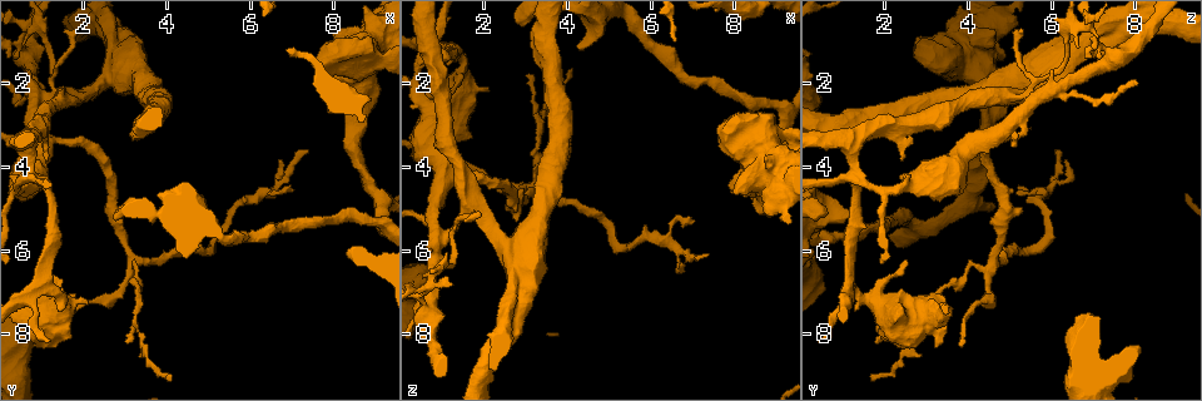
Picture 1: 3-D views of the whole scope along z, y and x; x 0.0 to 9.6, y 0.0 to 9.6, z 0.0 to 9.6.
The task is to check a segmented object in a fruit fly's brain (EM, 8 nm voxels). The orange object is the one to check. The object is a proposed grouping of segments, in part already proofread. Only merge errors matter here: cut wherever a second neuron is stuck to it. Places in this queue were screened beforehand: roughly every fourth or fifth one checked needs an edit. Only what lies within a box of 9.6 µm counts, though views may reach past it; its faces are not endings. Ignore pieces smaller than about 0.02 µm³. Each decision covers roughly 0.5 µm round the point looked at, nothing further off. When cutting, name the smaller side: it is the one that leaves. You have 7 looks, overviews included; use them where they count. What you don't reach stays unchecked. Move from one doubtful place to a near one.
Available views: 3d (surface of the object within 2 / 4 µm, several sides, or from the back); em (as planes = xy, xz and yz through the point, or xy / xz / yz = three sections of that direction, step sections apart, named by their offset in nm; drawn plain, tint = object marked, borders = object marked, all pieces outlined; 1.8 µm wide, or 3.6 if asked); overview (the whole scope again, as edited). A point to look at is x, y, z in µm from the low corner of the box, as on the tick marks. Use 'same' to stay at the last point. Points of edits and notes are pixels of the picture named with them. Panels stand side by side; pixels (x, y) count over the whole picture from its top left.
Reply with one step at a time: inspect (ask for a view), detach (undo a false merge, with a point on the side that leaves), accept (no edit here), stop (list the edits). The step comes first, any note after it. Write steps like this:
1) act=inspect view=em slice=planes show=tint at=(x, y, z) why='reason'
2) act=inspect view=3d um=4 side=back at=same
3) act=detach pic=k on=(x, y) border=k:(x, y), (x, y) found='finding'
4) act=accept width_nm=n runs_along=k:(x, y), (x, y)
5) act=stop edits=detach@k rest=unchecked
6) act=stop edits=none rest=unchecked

act=inspect view=em slice=planes show=tint at=(0.70, 4.35, 2.75) why='sudden change in width'

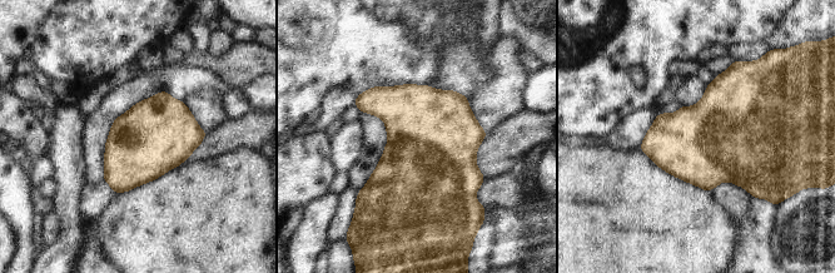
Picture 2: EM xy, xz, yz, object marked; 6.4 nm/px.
act=accept found='continuous, no second neuron'

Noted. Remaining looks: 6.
act=inspect view=em um=3.6 slice=planes show=tint at=(1.15, 6.70, 1.15) why='two arms at a narrow angle'

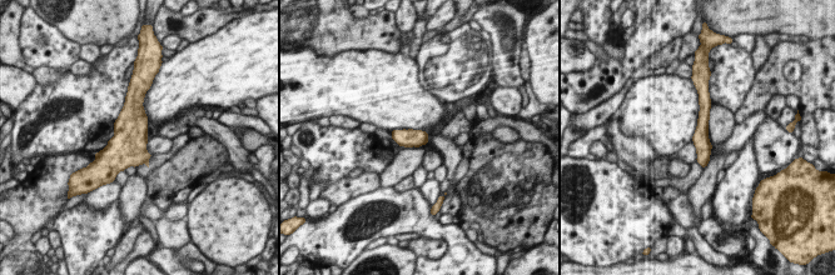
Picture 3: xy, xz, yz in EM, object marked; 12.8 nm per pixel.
act=accept width_nm=200 found='one neuron here'

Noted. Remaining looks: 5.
act=inspect view=3d um=2 at=(3.25, 6.60, 3.95) why='a narrow waist'

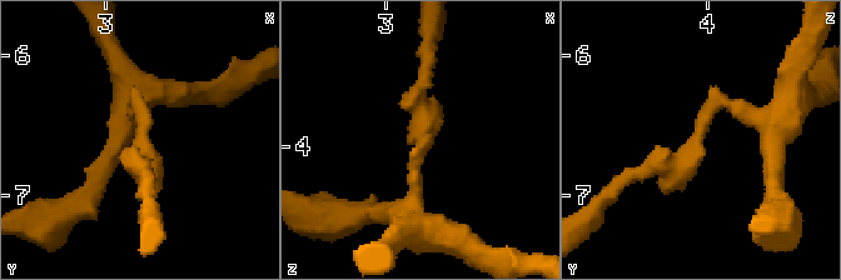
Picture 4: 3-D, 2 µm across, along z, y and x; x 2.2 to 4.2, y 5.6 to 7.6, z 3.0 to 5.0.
act=inspect view=em slice=planes show=tint at=(3.30, 6.64, 3.90) why='now the EM'

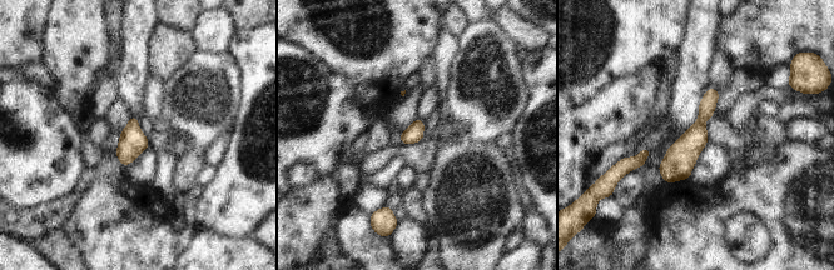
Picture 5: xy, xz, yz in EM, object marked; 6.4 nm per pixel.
act=accept runs_along=5:(714, 93), (696, 136), (666, 179) found='continuous, no second neuron'

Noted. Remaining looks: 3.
act=stop edits=none rest=unchecked

